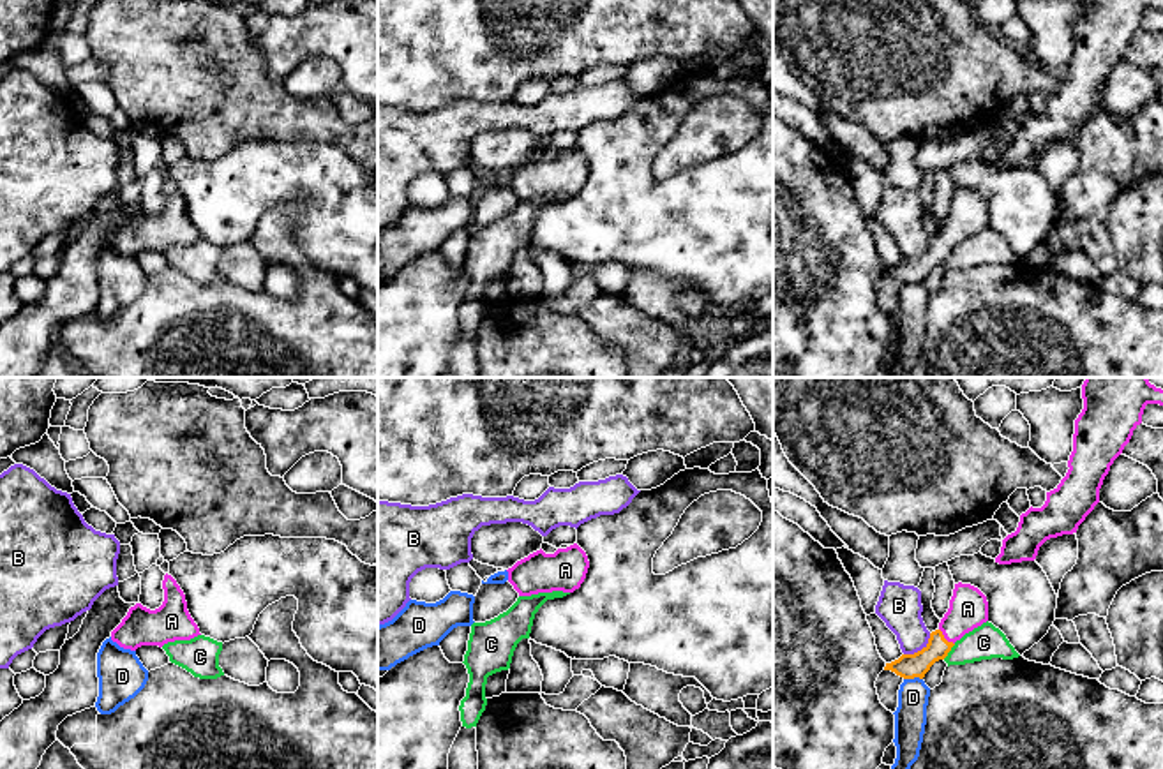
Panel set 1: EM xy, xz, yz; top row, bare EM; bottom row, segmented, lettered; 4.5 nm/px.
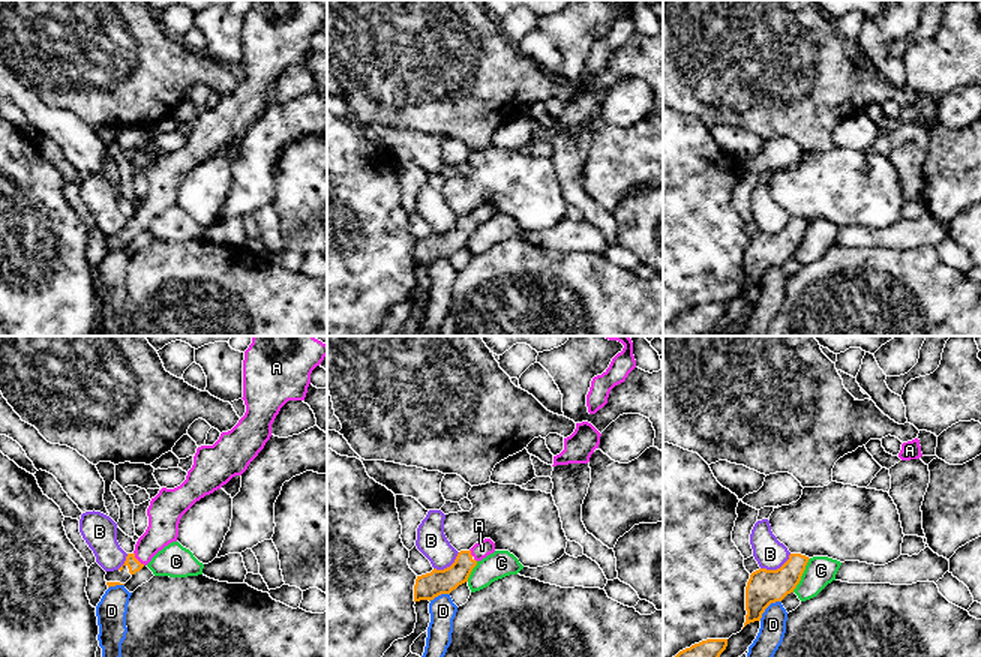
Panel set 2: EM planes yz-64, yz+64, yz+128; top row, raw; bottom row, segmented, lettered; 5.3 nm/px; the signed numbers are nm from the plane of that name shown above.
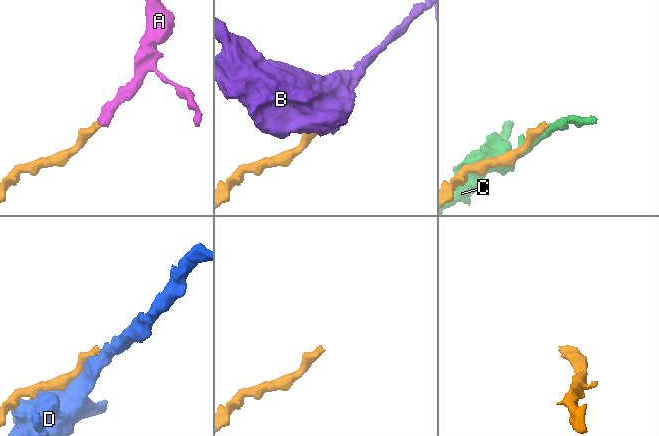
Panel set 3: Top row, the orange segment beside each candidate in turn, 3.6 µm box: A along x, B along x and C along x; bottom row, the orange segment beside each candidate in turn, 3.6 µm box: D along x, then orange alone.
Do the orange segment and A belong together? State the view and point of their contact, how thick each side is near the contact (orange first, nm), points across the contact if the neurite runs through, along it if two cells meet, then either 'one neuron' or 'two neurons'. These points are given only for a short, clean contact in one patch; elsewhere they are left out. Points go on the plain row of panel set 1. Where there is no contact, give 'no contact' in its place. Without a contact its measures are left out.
meets orange in yz at (943, 242); 110 nm thick on the orange side, 180 nm on the other; runs through yz (907, 270), (916, 270), (943, 242), (967, 214); one neuron

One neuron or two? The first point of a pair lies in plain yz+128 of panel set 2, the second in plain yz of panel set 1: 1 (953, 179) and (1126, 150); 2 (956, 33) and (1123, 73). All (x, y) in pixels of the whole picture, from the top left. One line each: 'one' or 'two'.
1: one
2: two

